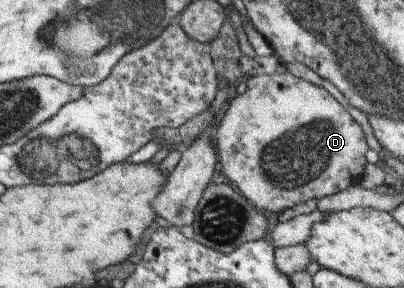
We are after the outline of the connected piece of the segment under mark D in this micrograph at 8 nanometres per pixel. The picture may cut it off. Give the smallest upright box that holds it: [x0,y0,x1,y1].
[217,73,369,214]

